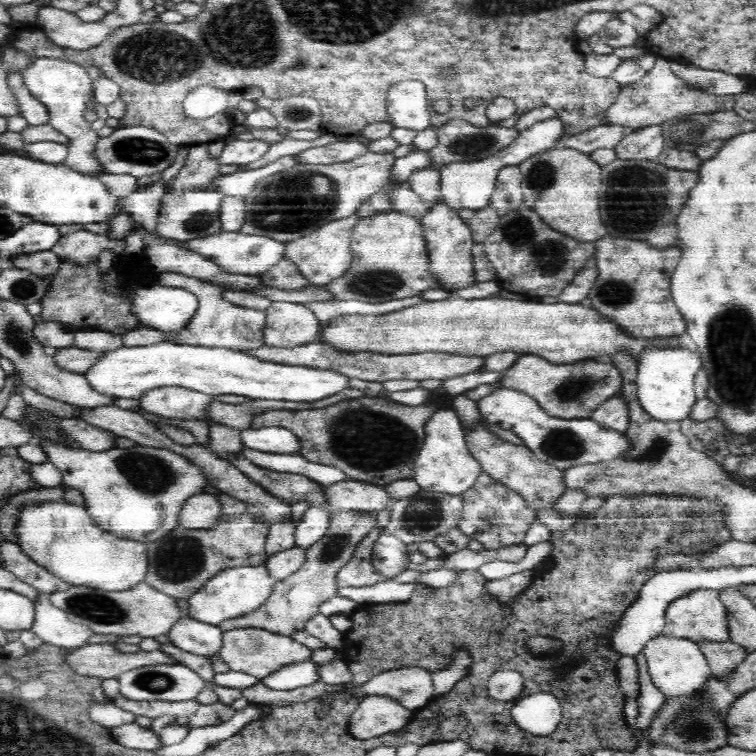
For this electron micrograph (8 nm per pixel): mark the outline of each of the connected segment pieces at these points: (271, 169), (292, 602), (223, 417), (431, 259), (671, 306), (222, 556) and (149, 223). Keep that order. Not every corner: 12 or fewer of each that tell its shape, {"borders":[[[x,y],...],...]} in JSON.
{"borders":[[[285,157],[256,170],[218,175],[218,192],[250,194],[264,177],[288,170]],[[338,509],[304,565],[219,628],[292,637],[339,592],[377,514]],[[360,390],[316,402],[250,399],[236,406],[214,402],[211,422],[245,428],[272,410],[302,411],[334,405]],[[439,202],[417,221],[427,273],[444,291],[472,288],[474,233]],[[602,238],[587,293],[640,340],[686,335],[670,280],[682,249]],[[251,515],[150,542],[144,582],[181,601],[265,563]],[[160,179],[124,200],[150,233],[165,185]]]}

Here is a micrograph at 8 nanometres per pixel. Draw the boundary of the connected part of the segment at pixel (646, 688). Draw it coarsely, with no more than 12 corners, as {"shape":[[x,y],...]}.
{"shape":[[644,651],[635,659],[640,667],[640,716],[634,720],[643,730],[649,716],[666,698],[650,678]]}

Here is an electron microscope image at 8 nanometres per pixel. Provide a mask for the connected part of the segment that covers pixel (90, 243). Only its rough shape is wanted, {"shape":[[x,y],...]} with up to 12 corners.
{"shape":[[81,228],[51,251],[64,263],[92,266],[125,243]]}

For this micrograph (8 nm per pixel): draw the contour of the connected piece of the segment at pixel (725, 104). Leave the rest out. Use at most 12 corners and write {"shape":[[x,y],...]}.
{"shape":[[657,57],[597,118],[661,125],[684,115],[732,112],[735,97],[688,89]]}

